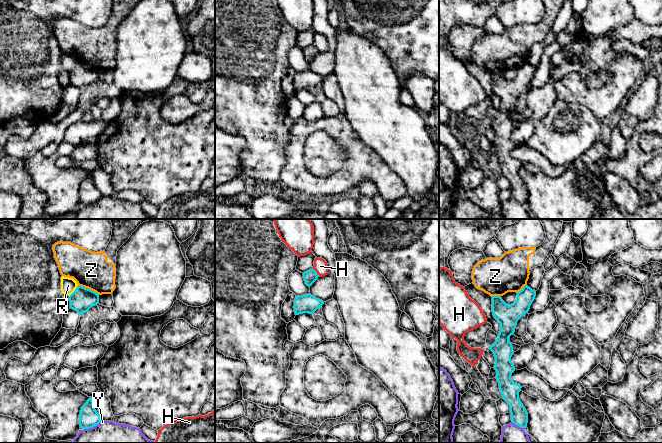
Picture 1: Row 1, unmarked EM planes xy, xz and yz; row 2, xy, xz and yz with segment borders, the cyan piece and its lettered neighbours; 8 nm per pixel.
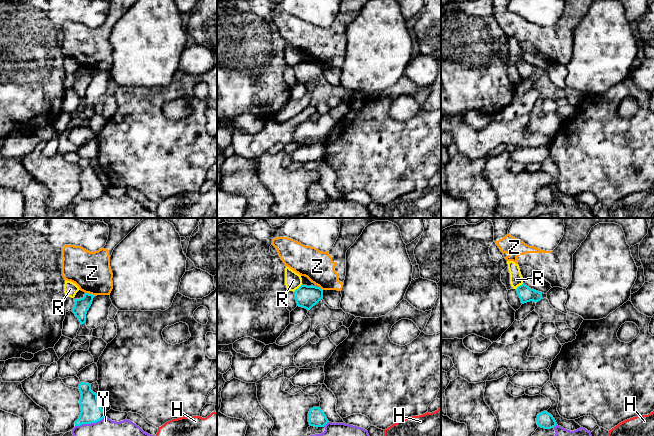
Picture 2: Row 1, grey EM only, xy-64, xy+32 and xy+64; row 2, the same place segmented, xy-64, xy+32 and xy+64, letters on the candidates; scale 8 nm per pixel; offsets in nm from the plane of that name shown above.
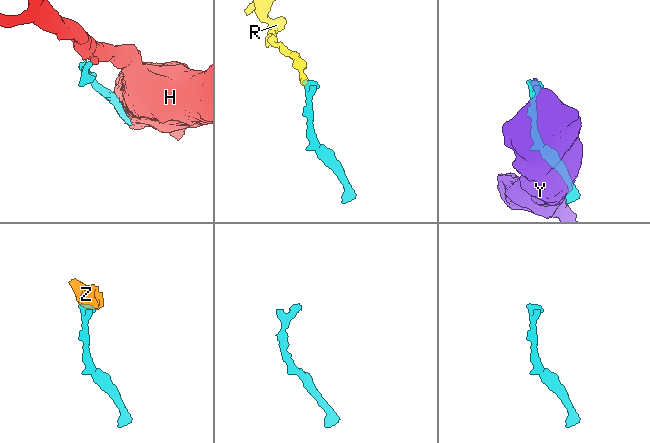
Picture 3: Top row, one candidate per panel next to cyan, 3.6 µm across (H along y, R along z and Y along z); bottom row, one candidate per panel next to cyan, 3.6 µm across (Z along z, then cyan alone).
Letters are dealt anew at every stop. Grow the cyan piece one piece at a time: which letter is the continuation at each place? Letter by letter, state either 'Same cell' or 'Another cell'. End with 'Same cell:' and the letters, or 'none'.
H: Another cell
R: Another cell
Y: Another cell
Z: Another cell
Same cell: none

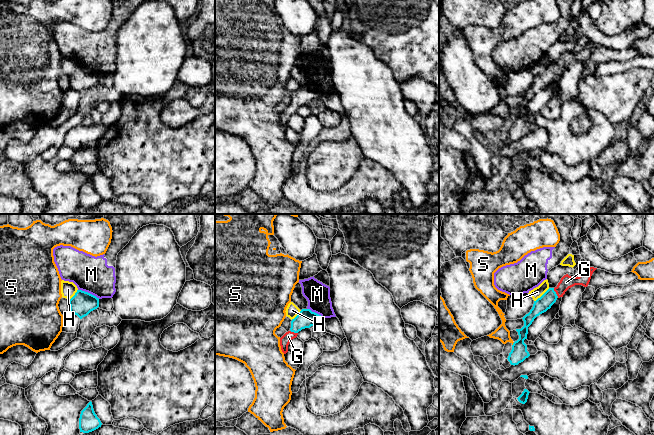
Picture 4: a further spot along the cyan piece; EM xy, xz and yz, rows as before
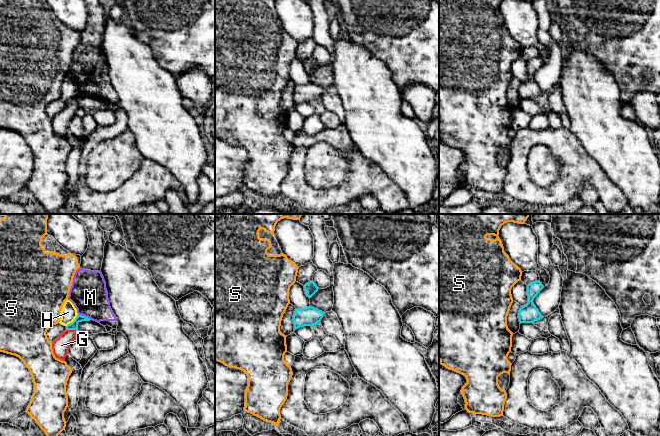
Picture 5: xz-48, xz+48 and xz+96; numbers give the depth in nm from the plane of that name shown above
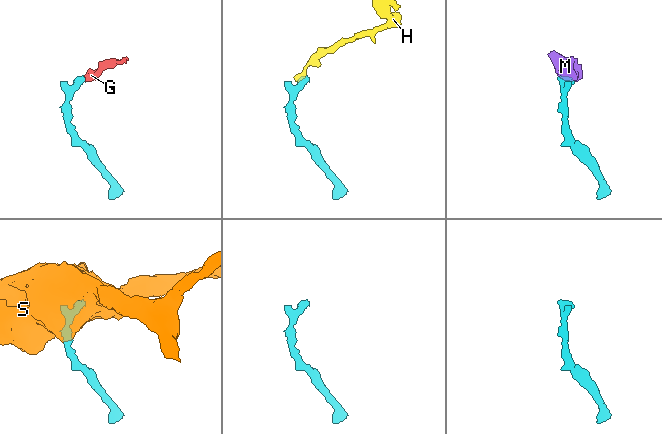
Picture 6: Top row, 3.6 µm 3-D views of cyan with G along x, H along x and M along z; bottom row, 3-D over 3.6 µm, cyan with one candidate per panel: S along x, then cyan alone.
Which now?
G: Same cell
H: Another cell
M: Another cell
S: Another cell
Same cell: G

